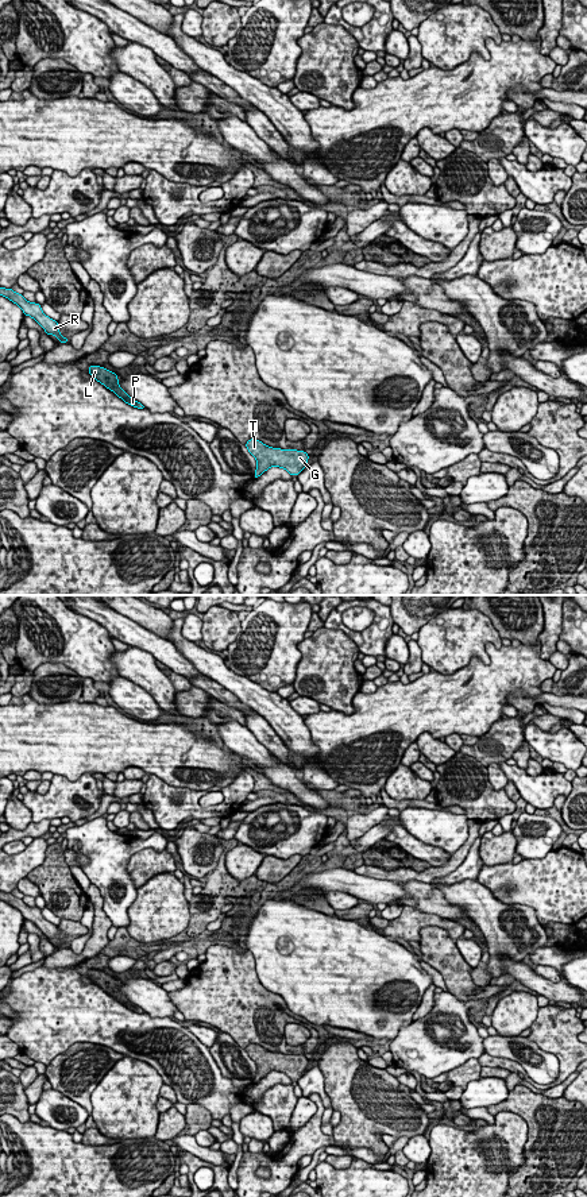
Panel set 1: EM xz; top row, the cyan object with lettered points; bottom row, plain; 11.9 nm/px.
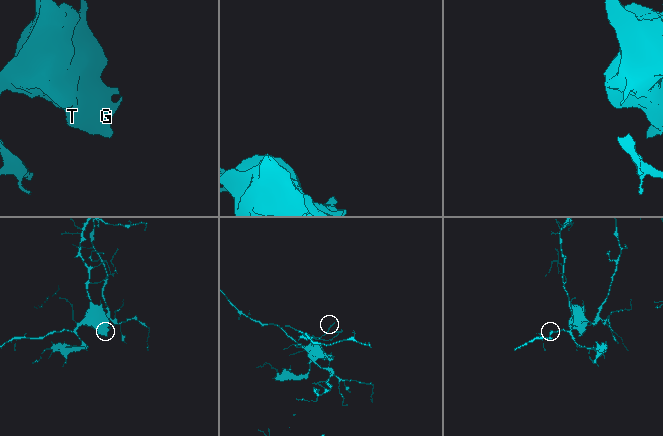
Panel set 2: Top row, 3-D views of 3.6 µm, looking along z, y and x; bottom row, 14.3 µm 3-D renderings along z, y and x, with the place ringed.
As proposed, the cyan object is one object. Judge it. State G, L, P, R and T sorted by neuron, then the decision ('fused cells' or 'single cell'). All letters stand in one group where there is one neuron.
G L P R T | single cell

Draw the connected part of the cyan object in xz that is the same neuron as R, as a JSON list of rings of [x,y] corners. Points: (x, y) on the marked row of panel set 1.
[[[0,287],[0,296],[8,298],[13,304],[22,308],[23,313],[26,316],[32,317],[50,336],[54,335],[59,343],[69,343],[69,339],[63,337],[59,333],[59,325],[55,320],[47,317],[43,312],[39,304],[36,302],[28,302],[23,294],[19,294],[13,291],[12,289]]]

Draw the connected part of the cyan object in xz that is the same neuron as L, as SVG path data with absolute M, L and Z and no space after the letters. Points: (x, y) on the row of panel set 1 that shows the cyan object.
M89 366L88 367L89 374L101 385L104 385L107 389L109 389L111 391L113 391L119 398L121 398L125 403L138 408L138 409L143 409L144 406L135 401L134 398L131 398L120 386L119 386L119 379L117 379L117 374L100 367L100 366Z

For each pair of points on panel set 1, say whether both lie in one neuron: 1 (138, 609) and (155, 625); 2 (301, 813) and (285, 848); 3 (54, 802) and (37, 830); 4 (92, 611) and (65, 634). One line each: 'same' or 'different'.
1: same
2: same
3: different
4: different

